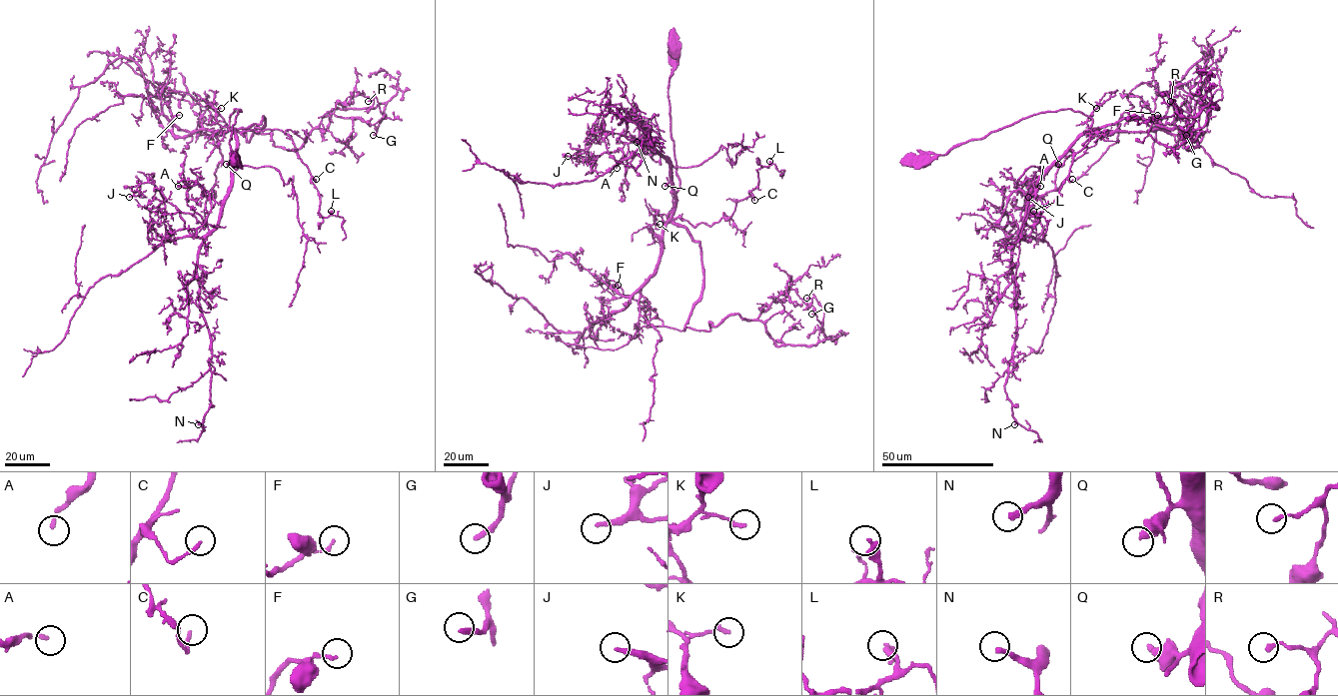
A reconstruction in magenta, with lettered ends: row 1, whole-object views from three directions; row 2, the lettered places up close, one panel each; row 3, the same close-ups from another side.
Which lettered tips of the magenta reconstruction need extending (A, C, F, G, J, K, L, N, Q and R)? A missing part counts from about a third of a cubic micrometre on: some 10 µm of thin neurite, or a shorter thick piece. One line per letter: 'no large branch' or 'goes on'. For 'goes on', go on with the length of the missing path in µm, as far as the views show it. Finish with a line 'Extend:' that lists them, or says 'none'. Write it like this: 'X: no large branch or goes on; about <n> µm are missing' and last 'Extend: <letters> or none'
A: no large branch
C: no large branch
F: goes on; about 15 µm are missing
G: goes on; about 20 µm are missing
J: no large branch
K: no large branch
L: no large branch
N: goes on; about 50 µm are missing
Q: no large branch
R: no large branch
Extend: F, G, N

